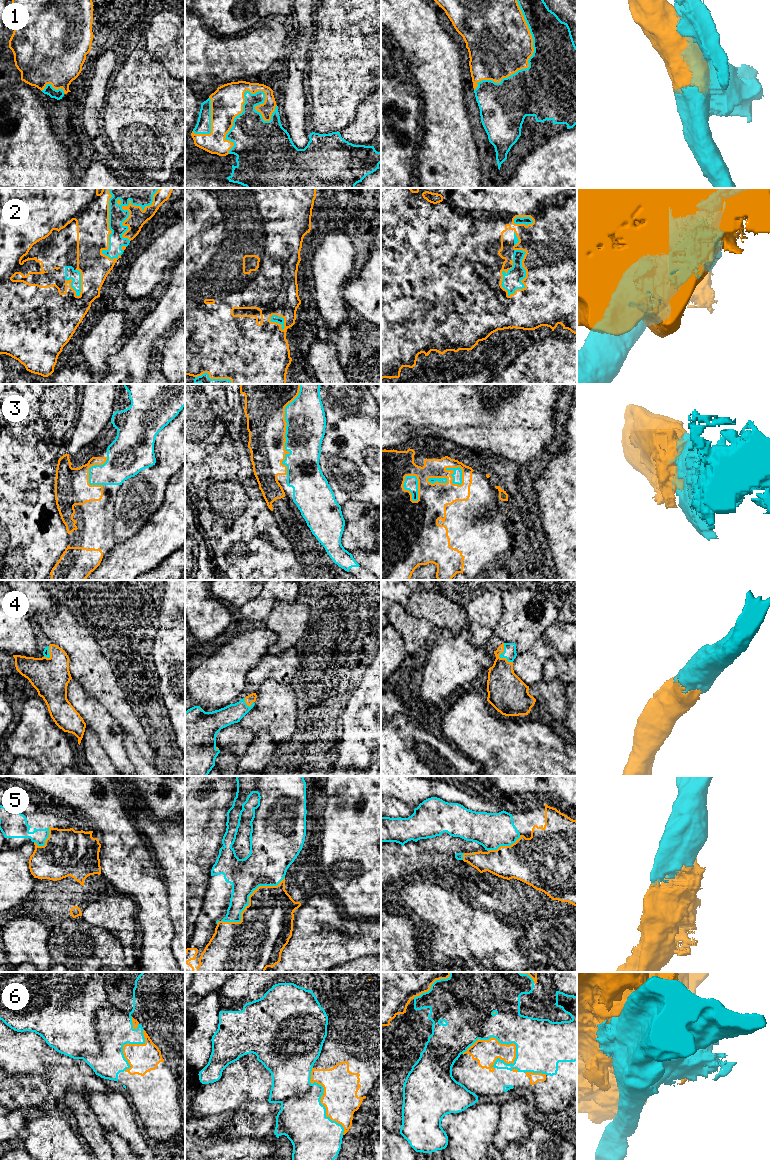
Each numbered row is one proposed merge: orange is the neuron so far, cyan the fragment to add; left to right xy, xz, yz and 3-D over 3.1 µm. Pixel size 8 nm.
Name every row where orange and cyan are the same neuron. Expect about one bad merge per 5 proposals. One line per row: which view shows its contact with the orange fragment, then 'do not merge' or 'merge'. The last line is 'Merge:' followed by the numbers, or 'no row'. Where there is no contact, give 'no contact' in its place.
1: contact in xz; merge
2: contact in xy; do not merge
3: contact in xz; merge
4: contact in yz; merge
5: contact in xz; merge
6: contact in yz; do not merge
Merge: 1, 3, 4, 5

